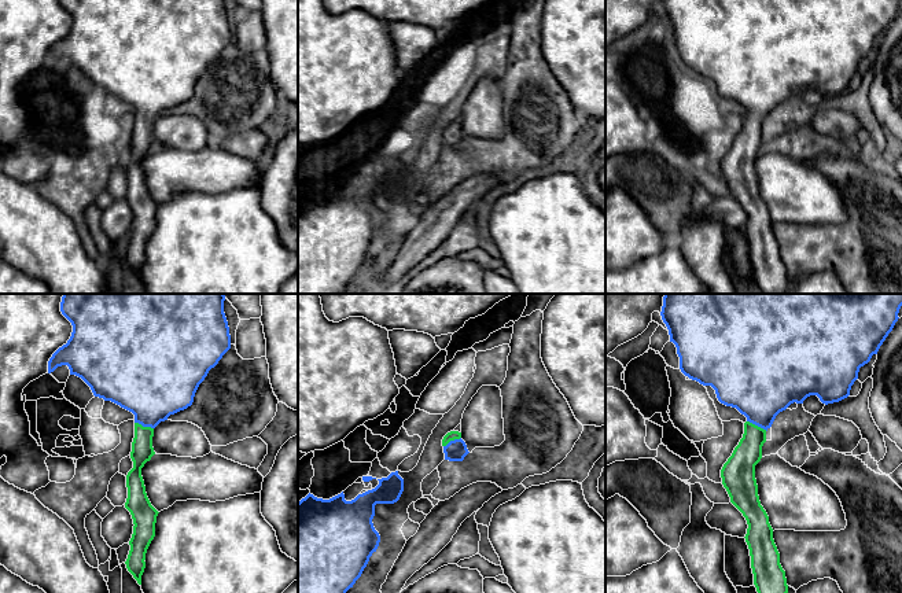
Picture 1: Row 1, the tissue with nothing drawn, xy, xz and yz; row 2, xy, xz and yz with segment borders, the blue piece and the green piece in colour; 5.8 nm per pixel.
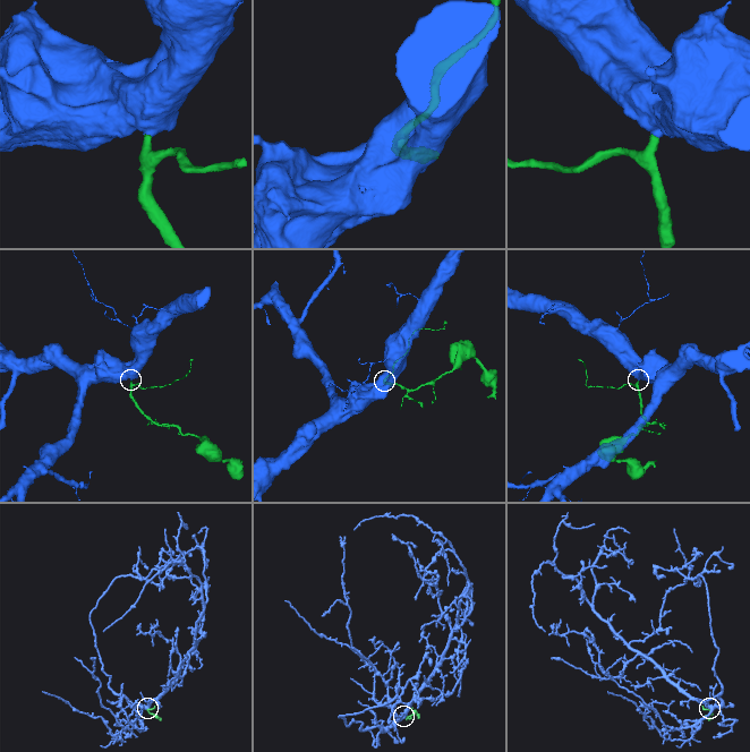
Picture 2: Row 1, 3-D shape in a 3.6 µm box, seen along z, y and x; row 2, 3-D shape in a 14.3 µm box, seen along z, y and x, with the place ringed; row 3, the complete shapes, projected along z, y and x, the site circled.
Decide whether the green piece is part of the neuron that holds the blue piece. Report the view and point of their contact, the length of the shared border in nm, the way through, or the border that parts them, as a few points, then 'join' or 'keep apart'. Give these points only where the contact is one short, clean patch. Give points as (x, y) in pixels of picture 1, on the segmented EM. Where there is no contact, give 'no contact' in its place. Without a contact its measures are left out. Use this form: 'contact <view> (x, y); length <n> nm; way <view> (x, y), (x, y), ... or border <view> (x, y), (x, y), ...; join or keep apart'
contact yz (757, 424); length 130 nm; way yz (759, 382), (757, 424), (750, 449), (742, 464); join

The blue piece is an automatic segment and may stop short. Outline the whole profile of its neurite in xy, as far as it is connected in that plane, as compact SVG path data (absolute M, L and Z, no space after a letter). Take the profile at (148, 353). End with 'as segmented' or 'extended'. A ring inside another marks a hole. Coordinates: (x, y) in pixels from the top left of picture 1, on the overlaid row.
M63 294L62 296L60 312L71 323L73 332L67 343L49 358L48 373L58 367L67 365L70 375L81 377L95 397L111 401L135 415L135 438L130 452L133 468L126 475L128 498L125 502L135 526L125 564L139 585L141 585L146 553L155 537L159 513L147 497L141 468L155 454L154 428L170 415L192 405L199 384L231 349L224 301L224 294Z; extended

